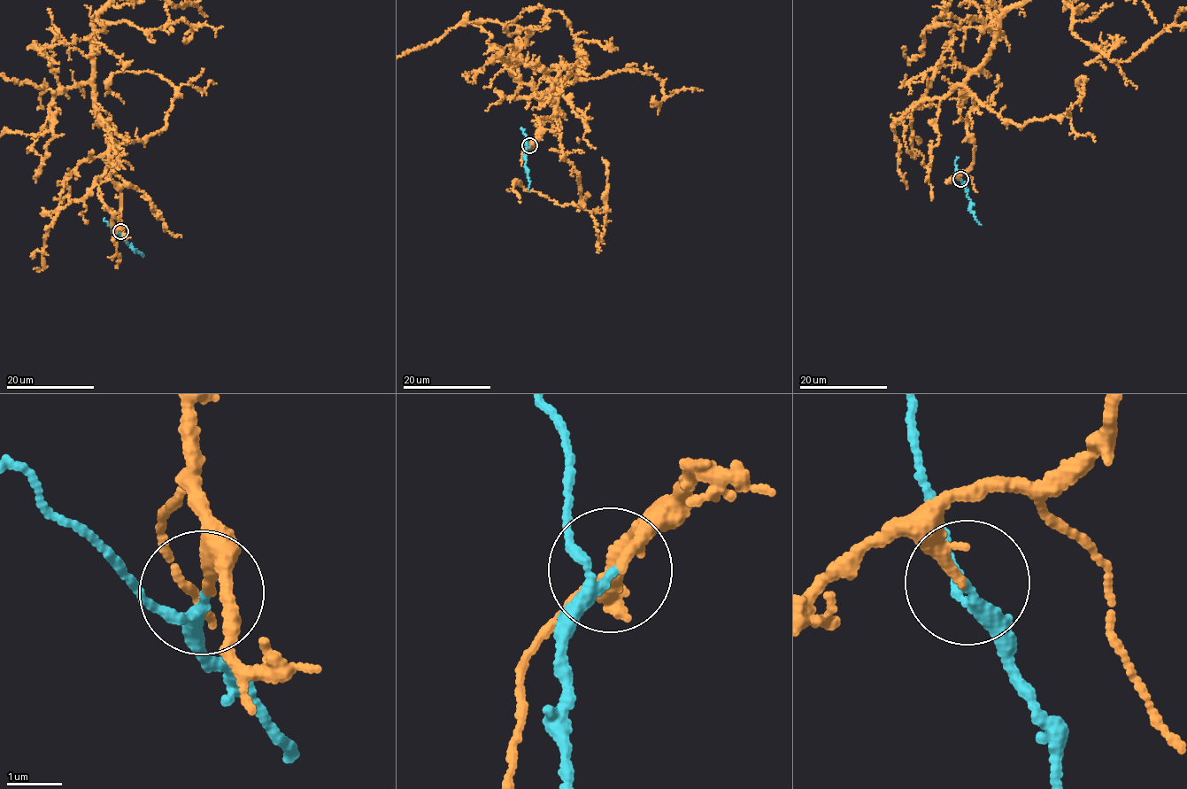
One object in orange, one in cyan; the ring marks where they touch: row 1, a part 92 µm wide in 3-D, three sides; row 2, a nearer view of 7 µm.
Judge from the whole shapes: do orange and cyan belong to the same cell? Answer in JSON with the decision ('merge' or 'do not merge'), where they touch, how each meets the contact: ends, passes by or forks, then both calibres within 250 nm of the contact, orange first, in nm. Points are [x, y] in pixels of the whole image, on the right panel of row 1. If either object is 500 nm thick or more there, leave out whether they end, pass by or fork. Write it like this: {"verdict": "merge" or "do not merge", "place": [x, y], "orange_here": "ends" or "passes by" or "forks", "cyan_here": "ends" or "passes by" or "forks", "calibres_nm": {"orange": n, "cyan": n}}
{"verdict": "merge", "place": [960, 179], "orange_here": "ends", "cyan_here": "passes by", "calibres_nm": {"orange": 180, "cyan": 170}}

